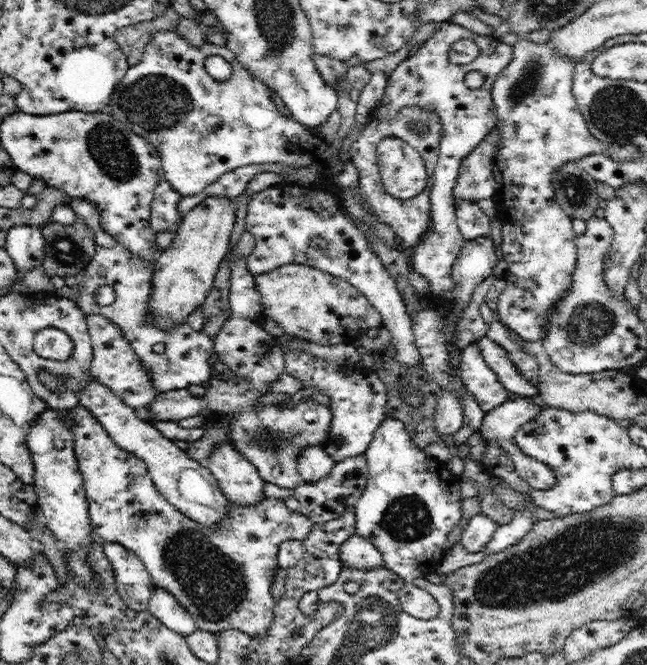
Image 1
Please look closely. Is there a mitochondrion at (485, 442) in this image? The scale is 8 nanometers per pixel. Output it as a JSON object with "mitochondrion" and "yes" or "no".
{"mitochondrion":"no"}

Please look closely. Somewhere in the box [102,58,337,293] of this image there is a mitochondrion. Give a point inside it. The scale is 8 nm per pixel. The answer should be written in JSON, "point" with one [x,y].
{"point":[156,102]}

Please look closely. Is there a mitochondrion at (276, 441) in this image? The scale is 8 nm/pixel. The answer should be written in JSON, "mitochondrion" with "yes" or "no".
{"mitochondrion":"yes"}

